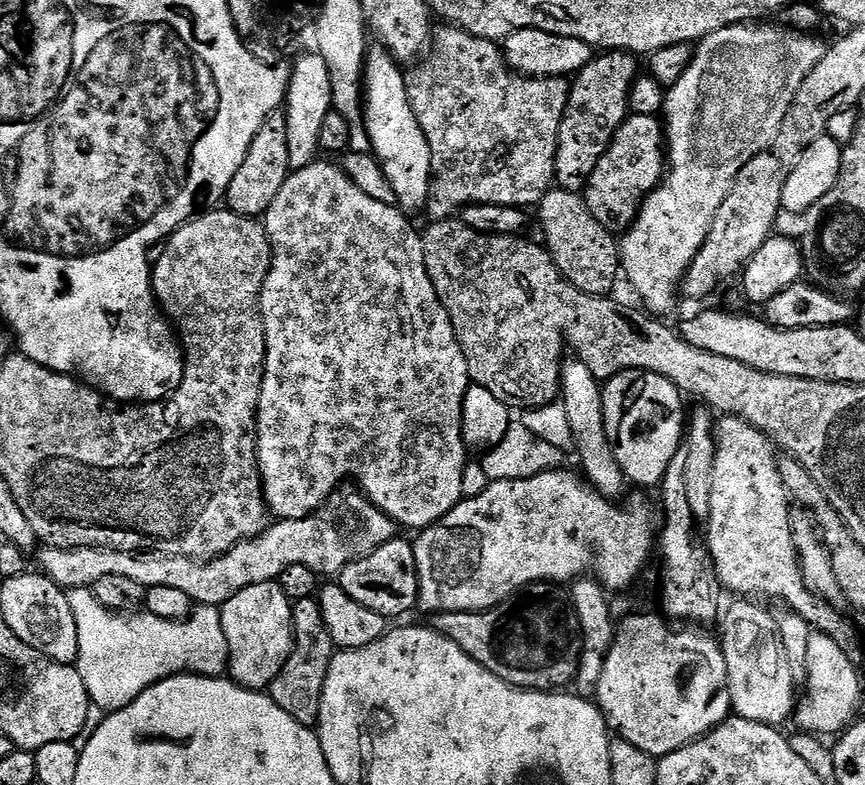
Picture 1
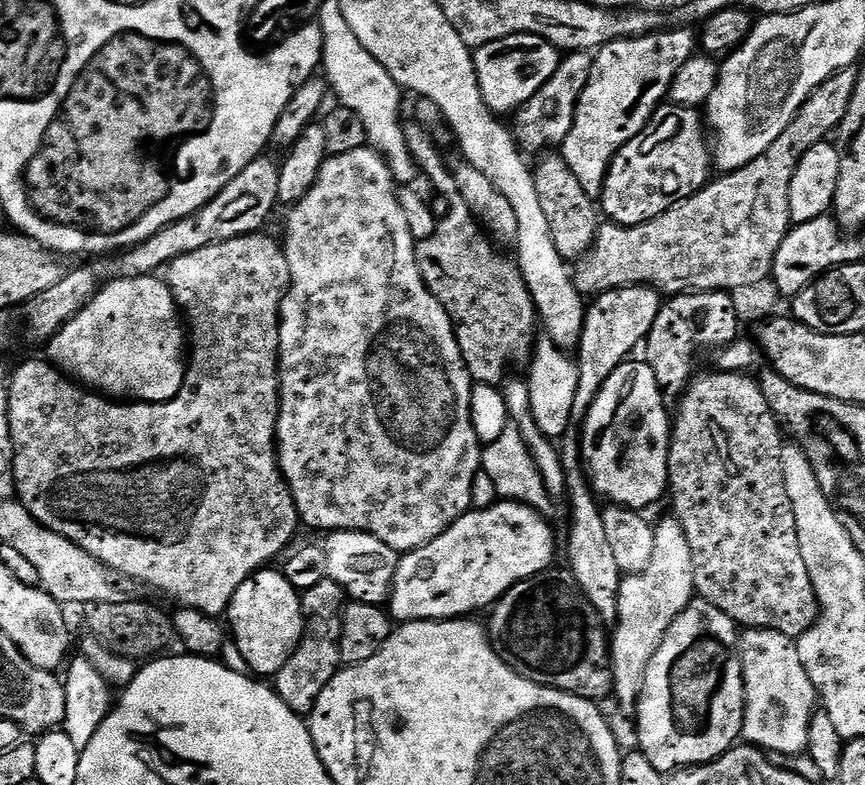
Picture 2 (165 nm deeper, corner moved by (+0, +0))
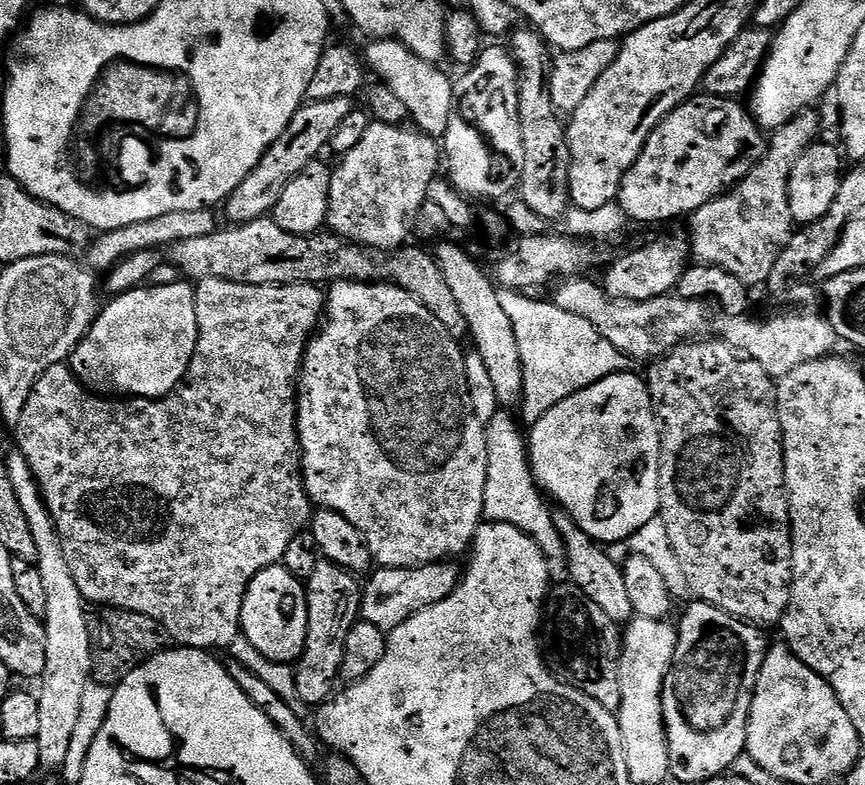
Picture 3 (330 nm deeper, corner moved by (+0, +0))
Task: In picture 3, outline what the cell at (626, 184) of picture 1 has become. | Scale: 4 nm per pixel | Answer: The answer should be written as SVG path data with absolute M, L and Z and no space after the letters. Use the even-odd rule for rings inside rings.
M697 95L676 107L652 131L642 154L634 166L626 170L626 178L622 178L618 197L620 208L629 221L637 220L640 224L660 224L679 216L691 217L692 213L706 206L706 202L723 196L739 180L746 178L746 174L750 174L752 167L764 157L765 147L765 133L745 105L743 108L735 99L727 100L721 96Z

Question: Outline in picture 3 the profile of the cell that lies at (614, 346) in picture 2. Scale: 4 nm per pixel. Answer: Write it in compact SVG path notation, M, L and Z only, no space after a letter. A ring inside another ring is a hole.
M660 236L657 240L648 240L641 248L618 257L602 279L602 287L606 295L615 300L653 300L669 295L689 266L690 245L687 239Z

